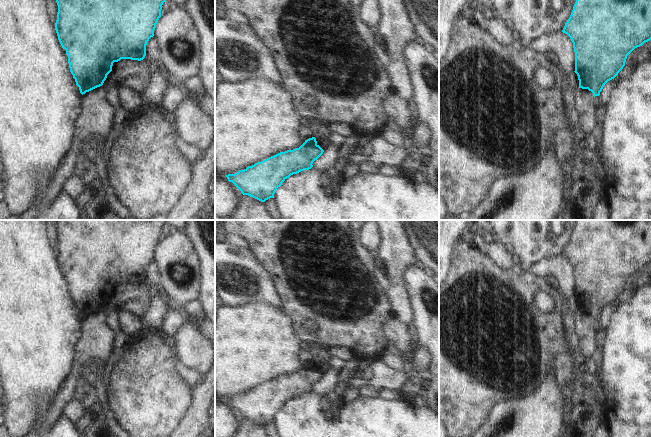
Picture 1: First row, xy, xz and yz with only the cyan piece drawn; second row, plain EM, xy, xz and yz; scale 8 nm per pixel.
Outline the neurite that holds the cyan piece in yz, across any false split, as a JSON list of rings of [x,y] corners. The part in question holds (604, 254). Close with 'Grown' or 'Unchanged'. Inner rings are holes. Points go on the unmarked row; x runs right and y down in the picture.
[[[577,220],[573,234],[562,254],[567,258],[575,276],[575,297],[579,312],[599,320],[604,309],[614,303],[625,290],[627,280],[651,264],[651,220]]]. Unchanged

